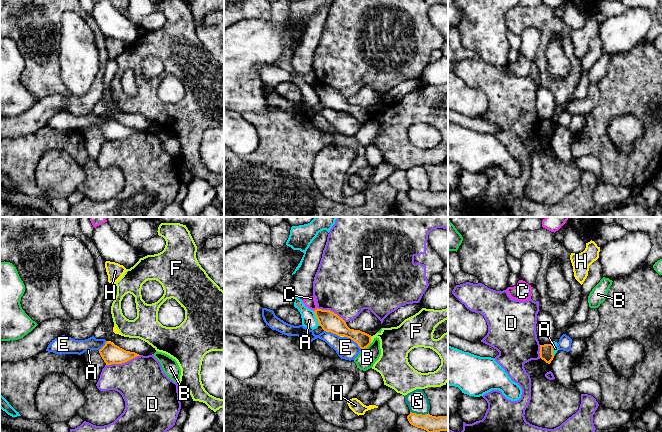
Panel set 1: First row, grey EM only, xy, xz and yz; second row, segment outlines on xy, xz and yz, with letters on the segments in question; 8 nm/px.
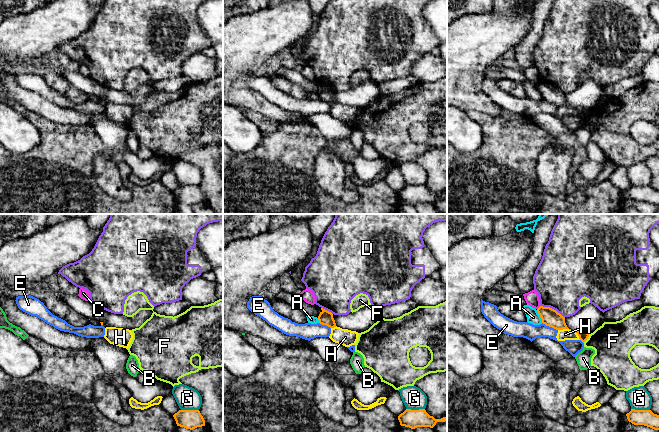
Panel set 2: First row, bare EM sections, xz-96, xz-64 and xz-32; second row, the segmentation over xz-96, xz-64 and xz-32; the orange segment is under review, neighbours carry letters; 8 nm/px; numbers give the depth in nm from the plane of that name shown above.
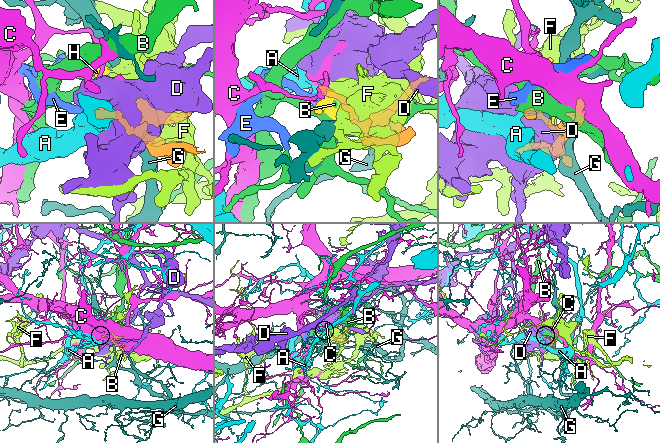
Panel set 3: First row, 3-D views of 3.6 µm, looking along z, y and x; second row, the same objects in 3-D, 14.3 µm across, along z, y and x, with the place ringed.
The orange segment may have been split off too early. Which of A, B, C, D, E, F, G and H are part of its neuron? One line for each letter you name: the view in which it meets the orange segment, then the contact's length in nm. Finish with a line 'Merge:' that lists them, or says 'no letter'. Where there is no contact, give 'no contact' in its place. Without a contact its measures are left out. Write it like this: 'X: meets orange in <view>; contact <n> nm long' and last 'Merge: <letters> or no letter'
Merge: no letter

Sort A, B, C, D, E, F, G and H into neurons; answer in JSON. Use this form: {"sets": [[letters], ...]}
{"sets": [["A"], ["B"], ["C"], ["D"], ["E"], ["F"], ["G"], ["H"]]}

